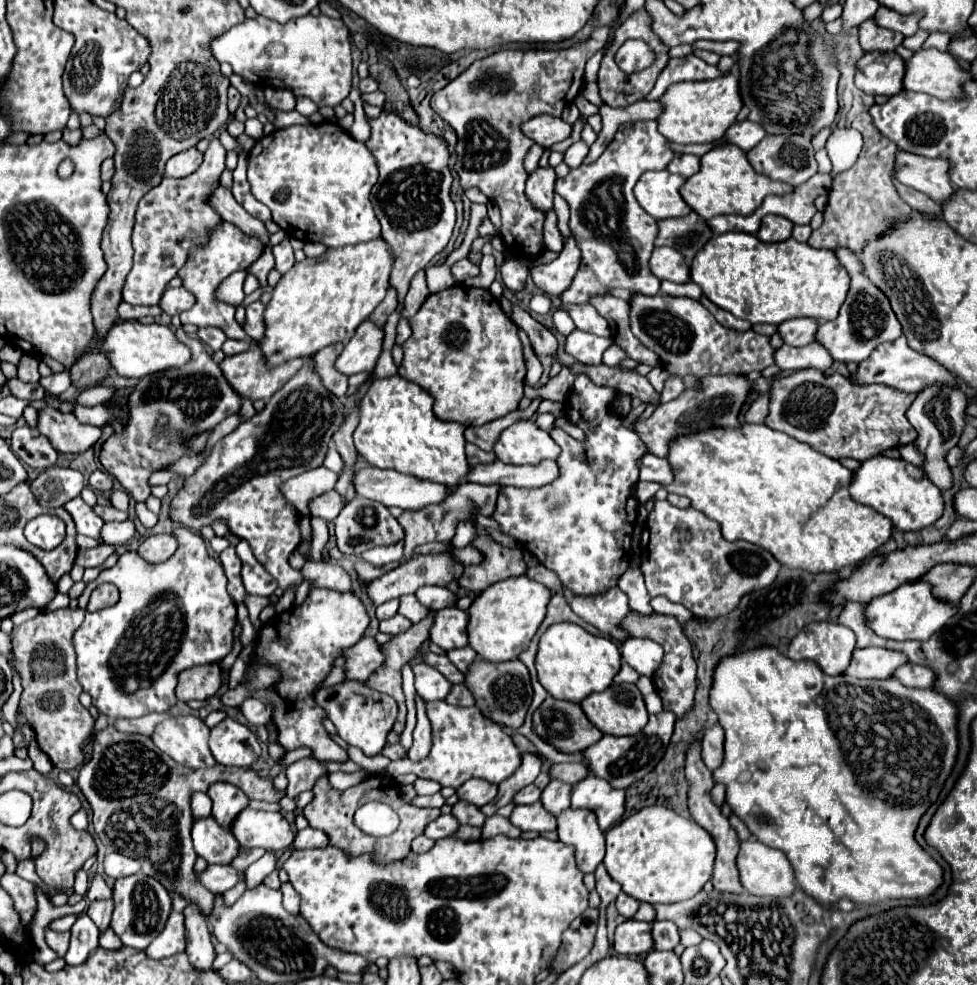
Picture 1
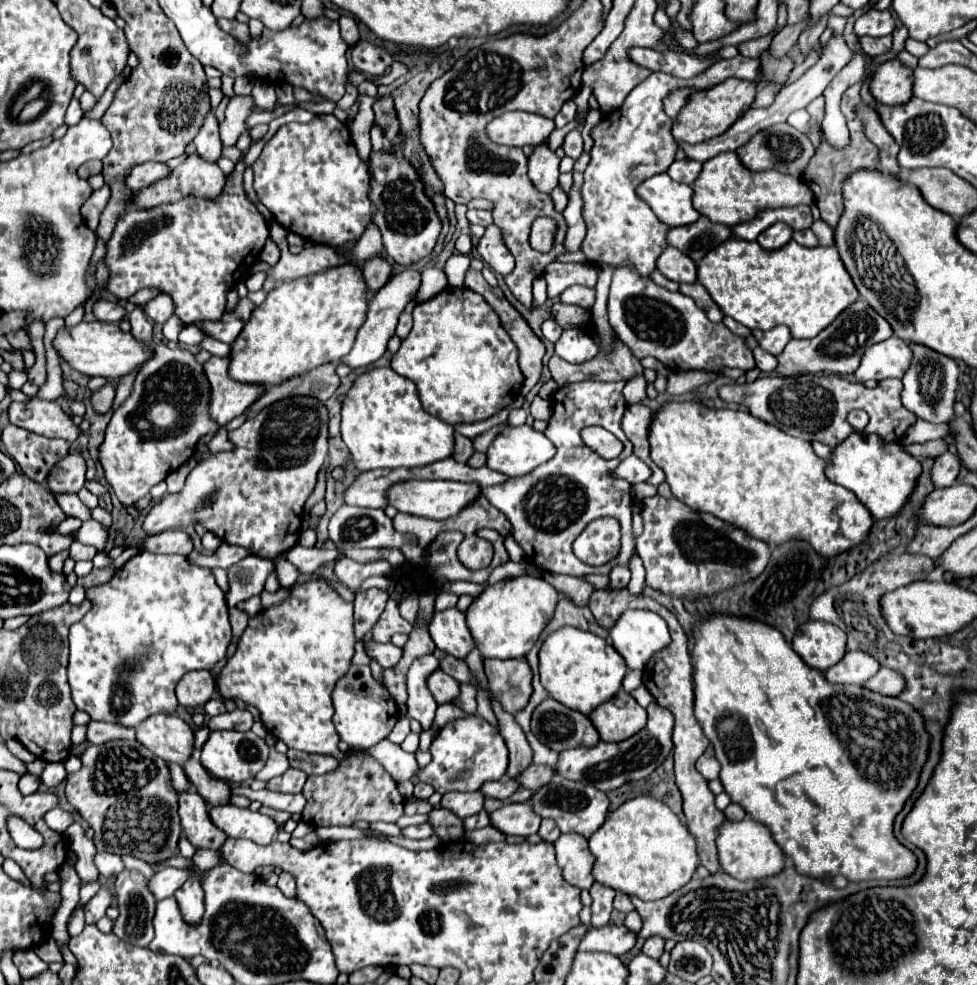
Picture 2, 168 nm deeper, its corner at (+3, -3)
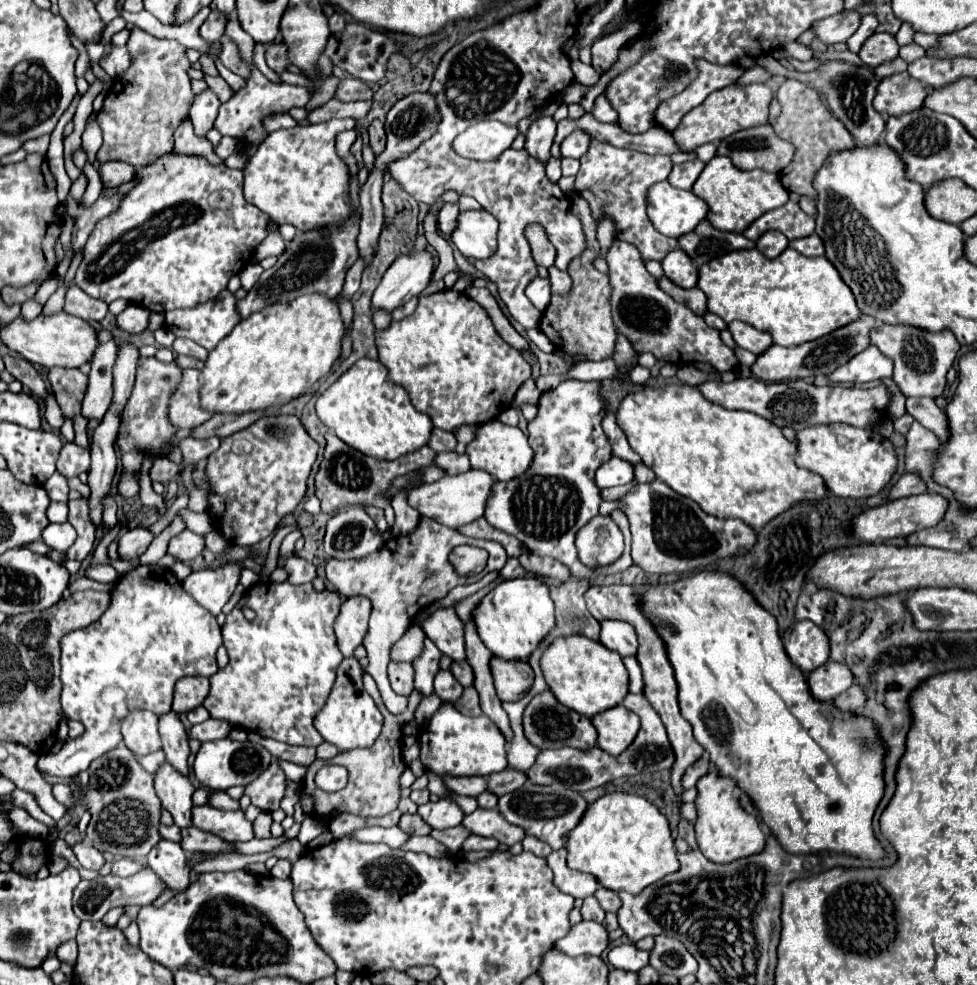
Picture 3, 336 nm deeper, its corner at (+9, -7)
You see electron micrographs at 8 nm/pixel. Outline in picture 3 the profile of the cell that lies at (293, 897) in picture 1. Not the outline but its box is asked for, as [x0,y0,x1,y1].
[270,860,290,880]

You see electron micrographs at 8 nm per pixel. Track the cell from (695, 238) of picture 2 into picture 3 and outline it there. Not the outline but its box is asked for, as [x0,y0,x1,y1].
[678,220,756,266]

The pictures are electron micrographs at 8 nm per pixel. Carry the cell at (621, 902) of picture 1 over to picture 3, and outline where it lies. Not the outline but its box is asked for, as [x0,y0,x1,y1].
[594,888,622,912]

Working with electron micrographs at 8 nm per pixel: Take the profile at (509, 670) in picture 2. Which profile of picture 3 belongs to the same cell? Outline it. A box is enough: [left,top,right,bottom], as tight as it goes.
[490,660,534,702]

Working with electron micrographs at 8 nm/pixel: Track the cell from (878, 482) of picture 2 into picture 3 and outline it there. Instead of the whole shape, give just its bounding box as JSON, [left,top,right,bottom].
[796,424,898,498]

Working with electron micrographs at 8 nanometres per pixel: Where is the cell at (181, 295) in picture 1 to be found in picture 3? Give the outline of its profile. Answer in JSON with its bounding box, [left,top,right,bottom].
[116,304,150,334]

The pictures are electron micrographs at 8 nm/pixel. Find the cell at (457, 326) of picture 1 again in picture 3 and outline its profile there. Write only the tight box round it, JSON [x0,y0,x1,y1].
[376,290,530,430]

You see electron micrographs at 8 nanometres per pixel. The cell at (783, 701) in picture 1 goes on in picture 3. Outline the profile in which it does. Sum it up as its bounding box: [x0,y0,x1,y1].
[642,572,888,860]

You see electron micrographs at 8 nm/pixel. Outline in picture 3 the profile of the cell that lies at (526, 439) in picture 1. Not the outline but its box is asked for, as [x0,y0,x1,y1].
[466,420,534,480]

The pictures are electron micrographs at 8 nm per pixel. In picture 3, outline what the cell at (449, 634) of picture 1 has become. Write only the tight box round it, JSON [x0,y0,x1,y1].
[422,608,466,662]

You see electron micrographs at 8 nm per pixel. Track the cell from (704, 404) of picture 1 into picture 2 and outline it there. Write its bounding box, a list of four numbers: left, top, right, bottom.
[622,404,666,486]

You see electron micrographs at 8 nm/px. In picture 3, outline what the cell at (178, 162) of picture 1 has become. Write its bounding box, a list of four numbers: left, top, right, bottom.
[100,162,136,188]

